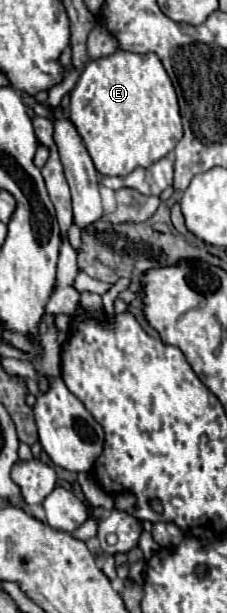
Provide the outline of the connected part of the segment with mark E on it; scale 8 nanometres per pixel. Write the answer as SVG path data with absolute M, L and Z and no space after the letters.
M119 50L111 56L91 60L81 72L77 86L71 92L69 118L77 126L85 146L89 146L89 154L99 174L103 176L127 176L135 168L147 168L153 162L165 158L177 142L183 138L181 114L177 104L177 94L167 76L157 54L133 54Z

